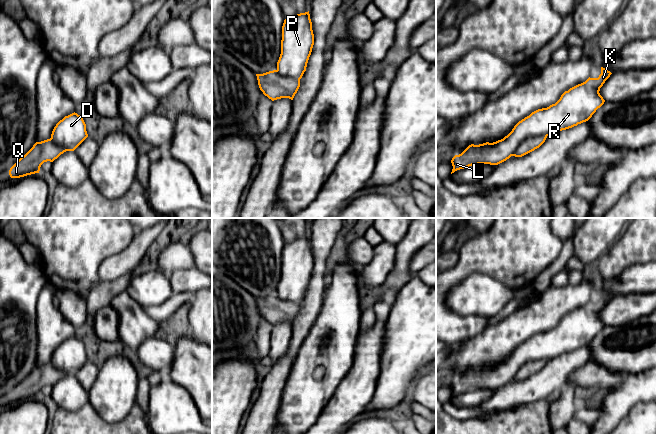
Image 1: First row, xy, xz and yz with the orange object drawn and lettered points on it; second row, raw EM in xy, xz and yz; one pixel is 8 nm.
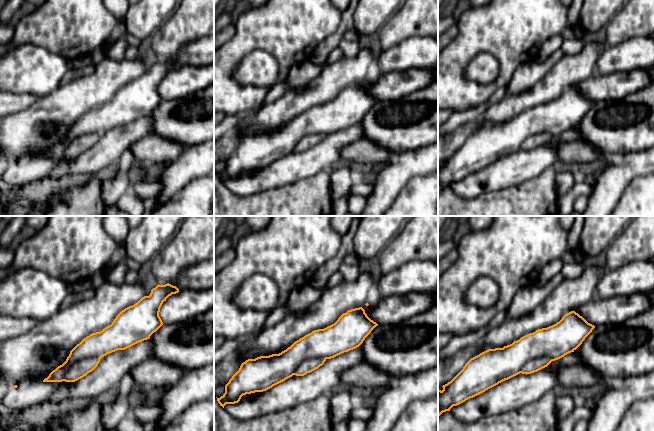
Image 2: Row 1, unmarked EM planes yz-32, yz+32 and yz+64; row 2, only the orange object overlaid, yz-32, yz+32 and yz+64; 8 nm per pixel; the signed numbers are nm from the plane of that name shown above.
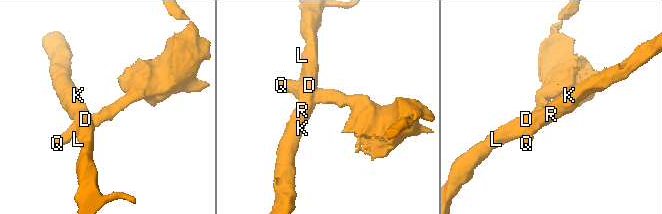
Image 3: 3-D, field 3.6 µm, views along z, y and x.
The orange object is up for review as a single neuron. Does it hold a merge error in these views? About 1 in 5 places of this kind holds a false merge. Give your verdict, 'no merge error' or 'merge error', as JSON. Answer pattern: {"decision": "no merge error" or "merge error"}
{"decision": "merge error"}

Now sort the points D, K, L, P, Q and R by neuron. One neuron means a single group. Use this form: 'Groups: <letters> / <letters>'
Groups: D K L P R / Q

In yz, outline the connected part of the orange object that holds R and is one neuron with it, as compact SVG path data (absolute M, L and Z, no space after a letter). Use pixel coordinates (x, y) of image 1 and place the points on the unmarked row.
M601 291L601 298L598 302L588 302L585 306L578 308L568 315L565 315L560 323L547 332L538 333L529 340L519 345L512 355L503 363L493 367L483 367L479 369L469 369L461 378L455 379L452 384L452 397L457 394L467 392L472 389L490 388L498 389L514 379L519 368L526 362L533 360L550 360L562 354L566 354L588 345L592 339L600 332L605 324L600 319L600 312L612 297Z

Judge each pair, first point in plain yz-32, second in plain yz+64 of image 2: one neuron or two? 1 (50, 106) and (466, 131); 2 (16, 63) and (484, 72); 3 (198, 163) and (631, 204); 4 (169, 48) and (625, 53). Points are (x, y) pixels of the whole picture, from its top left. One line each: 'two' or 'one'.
1: two
2: one
3: two
4: two

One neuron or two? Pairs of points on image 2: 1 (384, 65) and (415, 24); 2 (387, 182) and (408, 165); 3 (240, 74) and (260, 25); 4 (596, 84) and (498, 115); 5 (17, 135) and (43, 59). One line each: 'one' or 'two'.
1: two
2: one
3: two
4: two
5: two

